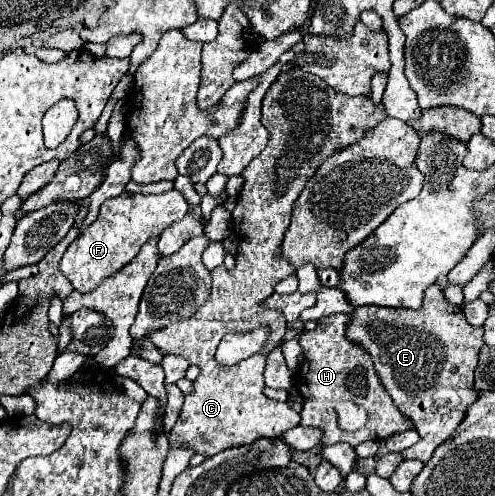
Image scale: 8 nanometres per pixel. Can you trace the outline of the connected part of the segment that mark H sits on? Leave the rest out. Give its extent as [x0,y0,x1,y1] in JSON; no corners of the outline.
[296,315,414,447]

